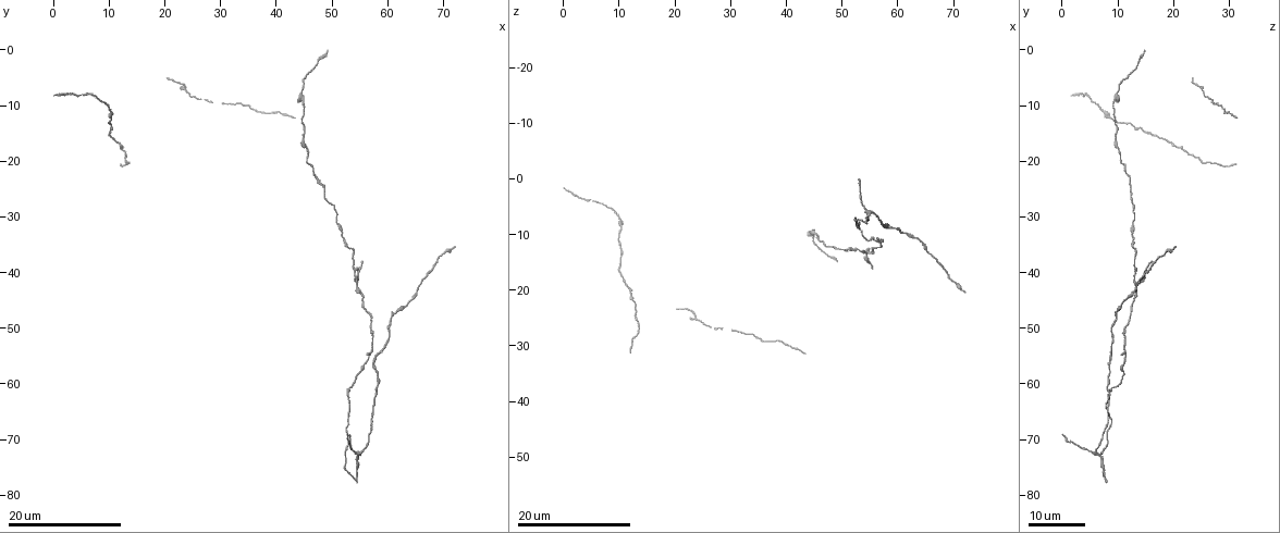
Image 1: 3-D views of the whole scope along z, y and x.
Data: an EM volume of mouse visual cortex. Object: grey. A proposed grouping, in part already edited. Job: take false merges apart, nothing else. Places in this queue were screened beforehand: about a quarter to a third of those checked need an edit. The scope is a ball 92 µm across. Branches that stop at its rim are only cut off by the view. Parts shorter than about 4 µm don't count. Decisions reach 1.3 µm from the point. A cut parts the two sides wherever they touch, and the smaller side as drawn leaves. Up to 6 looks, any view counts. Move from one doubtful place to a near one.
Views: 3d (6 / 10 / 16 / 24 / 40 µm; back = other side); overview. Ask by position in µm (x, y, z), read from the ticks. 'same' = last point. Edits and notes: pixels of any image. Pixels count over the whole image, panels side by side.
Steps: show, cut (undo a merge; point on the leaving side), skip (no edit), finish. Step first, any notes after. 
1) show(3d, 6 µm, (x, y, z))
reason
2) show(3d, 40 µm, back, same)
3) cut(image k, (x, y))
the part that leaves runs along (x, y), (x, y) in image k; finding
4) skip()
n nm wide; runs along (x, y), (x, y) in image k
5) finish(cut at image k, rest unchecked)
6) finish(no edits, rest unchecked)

show(3d, 16 µm, (12.0, 18.0, 21.0))

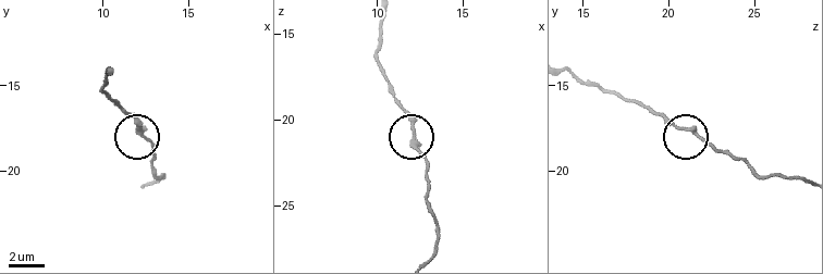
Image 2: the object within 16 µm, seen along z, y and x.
show(3d, 6 µm, (12.2, 17.6, 21.2))

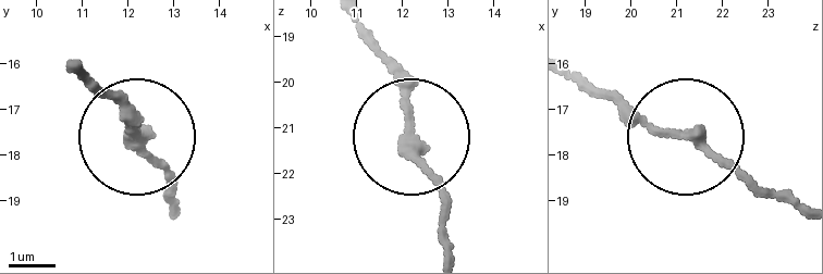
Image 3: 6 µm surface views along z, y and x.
skip()
one neuron here

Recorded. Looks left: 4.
show(3d, 24 µm, (44.5, 9.0, 10.0))
branch point

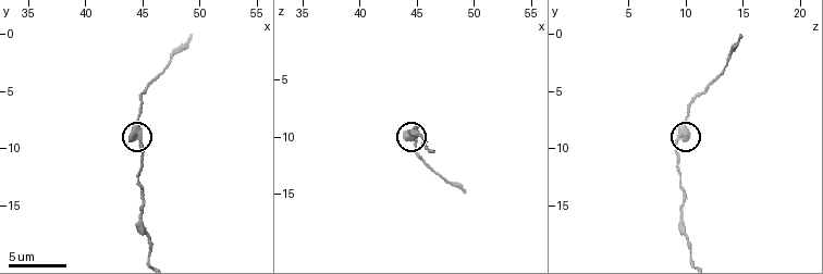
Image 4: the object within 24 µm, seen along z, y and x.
show(3d, 10 µm, (44.4, 8.8, 10.2))

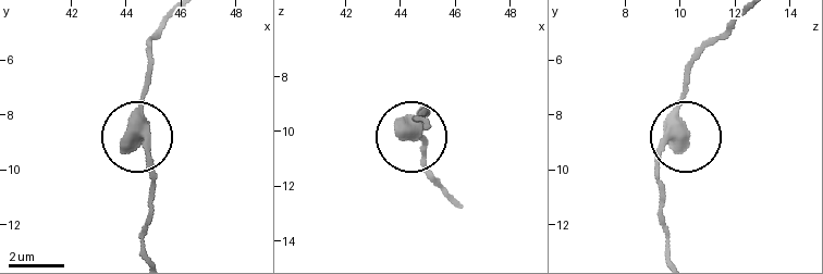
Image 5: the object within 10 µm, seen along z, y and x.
skip()
380 nm wide; runs along (668, 250), (654, 165), (683, 131), (683, 70) in image 5; continuous, no second neuron

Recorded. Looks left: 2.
show(3d, 24 µm, (54.5, 72.5, 5.5))
three-way junction

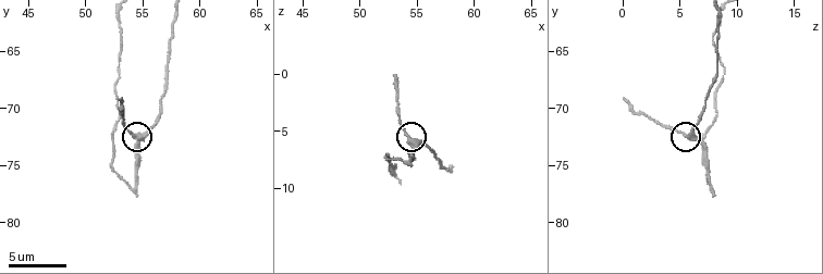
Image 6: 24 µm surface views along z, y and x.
show(3d, 6 µm, (54.8, 72.6, 6.0))

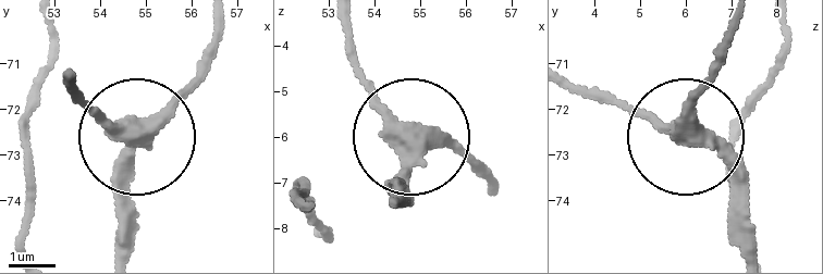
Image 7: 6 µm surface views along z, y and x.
skip()
3 arms; runs along (387, 208), (410, 137), (356, 59) in image 7; one neuron here

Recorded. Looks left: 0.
finish(no edits, rest unchecked)

